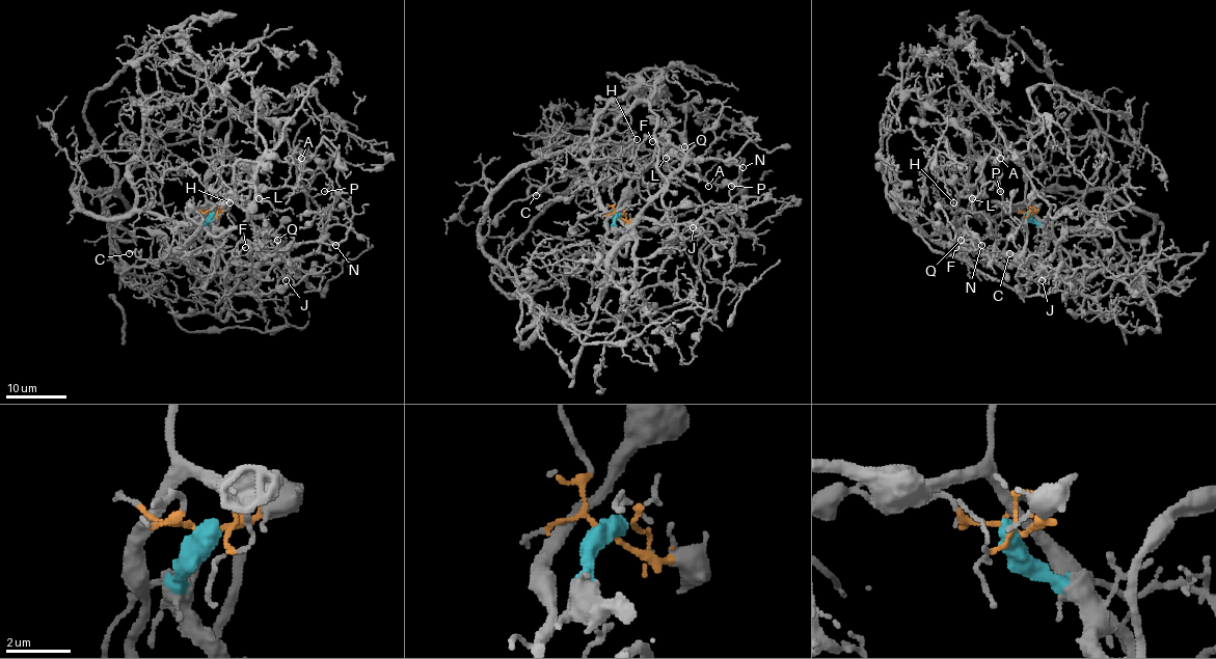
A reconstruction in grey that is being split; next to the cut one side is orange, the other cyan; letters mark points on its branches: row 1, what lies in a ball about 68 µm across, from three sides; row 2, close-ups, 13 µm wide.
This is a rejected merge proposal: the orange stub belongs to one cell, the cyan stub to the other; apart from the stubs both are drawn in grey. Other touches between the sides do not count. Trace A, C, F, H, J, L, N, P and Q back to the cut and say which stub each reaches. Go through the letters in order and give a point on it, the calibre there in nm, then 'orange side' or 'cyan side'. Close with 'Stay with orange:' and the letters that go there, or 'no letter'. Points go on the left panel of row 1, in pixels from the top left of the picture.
A: at (301, 158); 100 nm thick; orange side
C: at (129, 253); 120 nm thick; orange side
F: at (245, 247); 100 nm thick; orange side
H: at (230, 202); 110 nm thick; orange side
J: at (286, 280); 120 nm thick; cyan side
L: at (259, 198); 110 nm thick; orange side
N: at (335, 245); 130 nm thick; cyan side
P: at (324, 191); 130 nm thick; orange side
Q: at (277, 240); 110 nm thick; cyan side
Stay with orange: A, C, F, H, L, P

